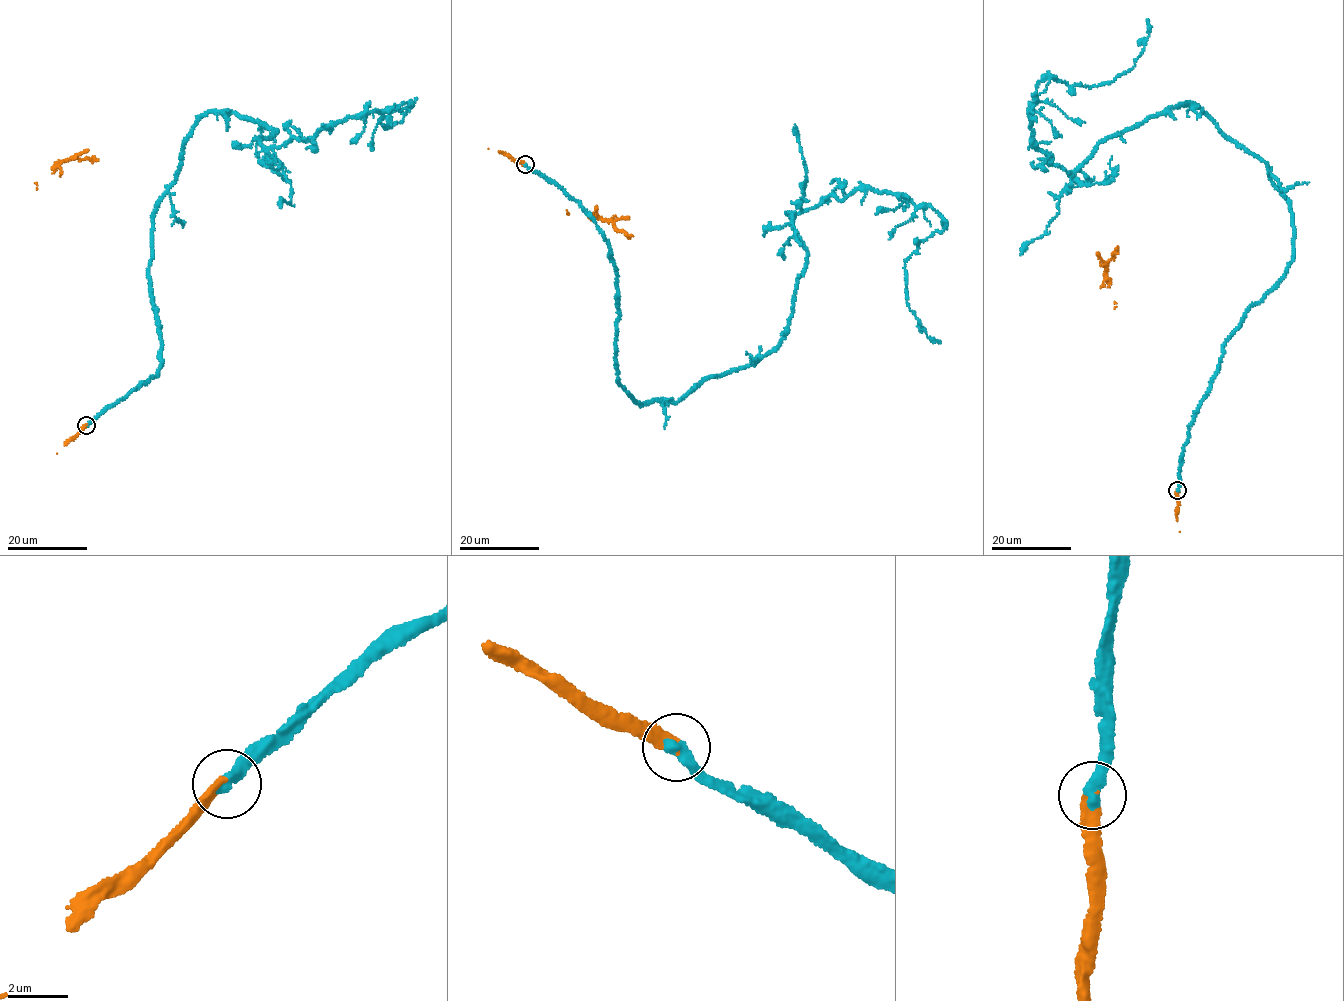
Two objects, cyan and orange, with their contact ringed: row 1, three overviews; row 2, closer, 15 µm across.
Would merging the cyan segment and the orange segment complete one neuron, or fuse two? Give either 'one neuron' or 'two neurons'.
one neuron

